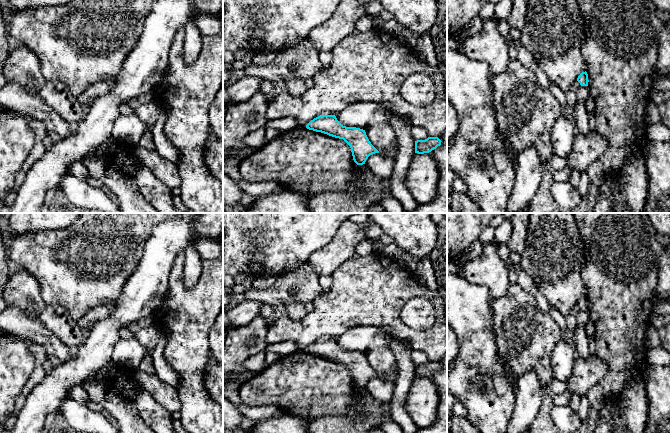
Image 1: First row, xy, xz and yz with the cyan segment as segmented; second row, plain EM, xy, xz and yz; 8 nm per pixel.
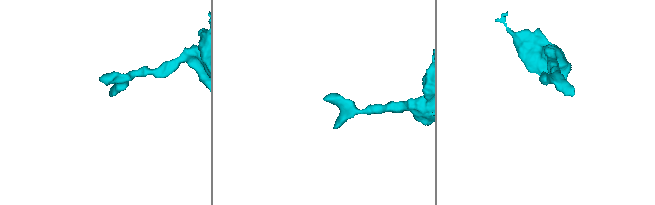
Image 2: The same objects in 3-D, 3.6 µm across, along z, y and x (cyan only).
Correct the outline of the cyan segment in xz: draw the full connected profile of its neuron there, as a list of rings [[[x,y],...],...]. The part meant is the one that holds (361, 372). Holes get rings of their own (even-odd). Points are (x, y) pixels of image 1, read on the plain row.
[[[321,339],[311,344],[307,353],[343,363],[351,372],[353,384],[357,389],[365,388],[368,381],[379,375],[369,365],[365,354],[343,350],[335,339]]]

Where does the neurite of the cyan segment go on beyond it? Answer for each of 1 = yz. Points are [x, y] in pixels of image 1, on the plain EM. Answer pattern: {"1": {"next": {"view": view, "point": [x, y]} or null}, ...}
{"1": {"next": null}}

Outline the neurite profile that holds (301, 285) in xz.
[[[306,262],[297,269],[287,272],[277,278],[273,287],[257,290],[253,287],[243,293],[246,300],[257,301],[262,305],[283,305],[287,308],[293,303],[313,302],[323,295],[323,288],[319,283],[320,275]]]

